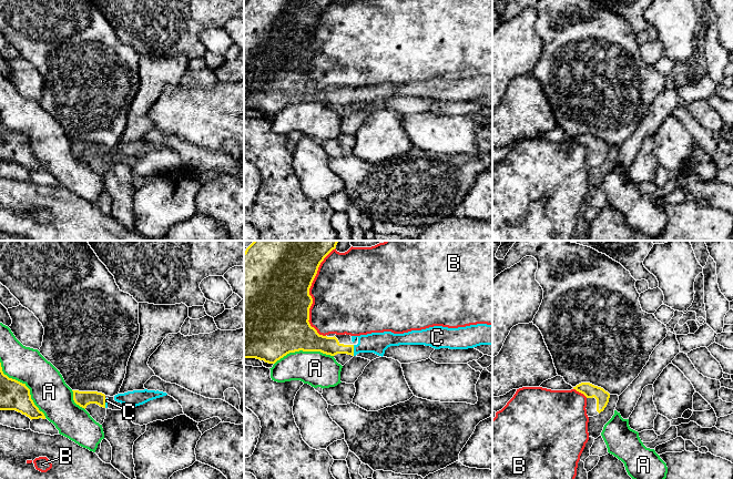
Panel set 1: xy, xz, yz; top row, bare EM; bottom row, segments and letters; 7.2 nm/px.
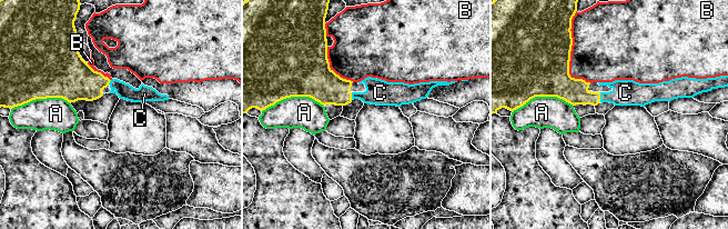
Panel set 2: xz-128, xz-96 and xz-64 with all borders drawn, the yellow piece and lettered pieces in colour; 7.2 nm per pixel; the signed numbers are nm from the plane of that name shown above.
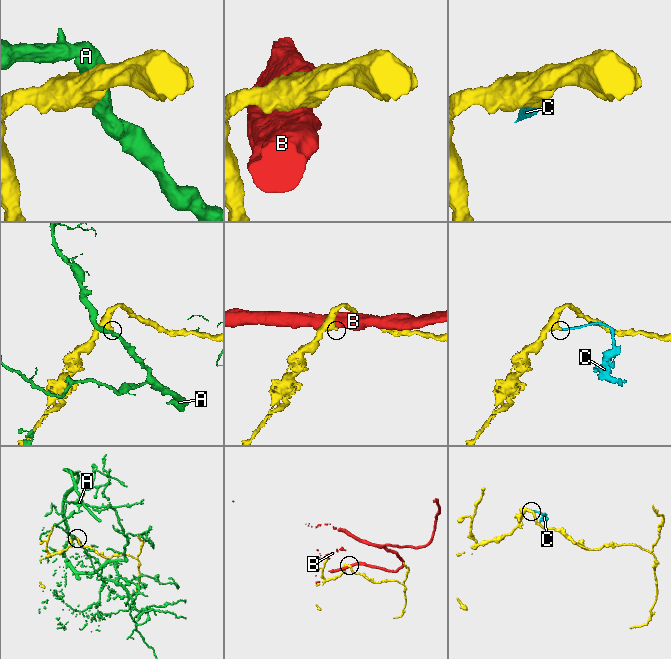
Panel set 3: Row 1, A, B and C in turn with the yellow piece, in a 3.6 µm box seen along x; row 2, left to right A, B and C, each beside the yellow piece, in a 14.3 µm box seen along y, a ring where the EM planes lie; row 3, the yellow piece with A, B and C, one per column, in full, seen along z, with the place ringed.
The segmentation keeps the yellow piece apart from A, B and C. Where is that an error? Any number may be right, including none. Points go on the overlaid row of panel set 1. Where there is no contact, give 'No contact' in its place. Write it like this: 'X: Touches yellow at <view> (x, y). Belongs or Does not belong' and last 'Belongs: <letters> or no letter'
A: Touches yellow at xy (24, 385). Does not belong
B: Touches yellow at xz (308, 293). Does not belong
C: Touches yellow at xz (353, 350). Belongs
Belongs: C

